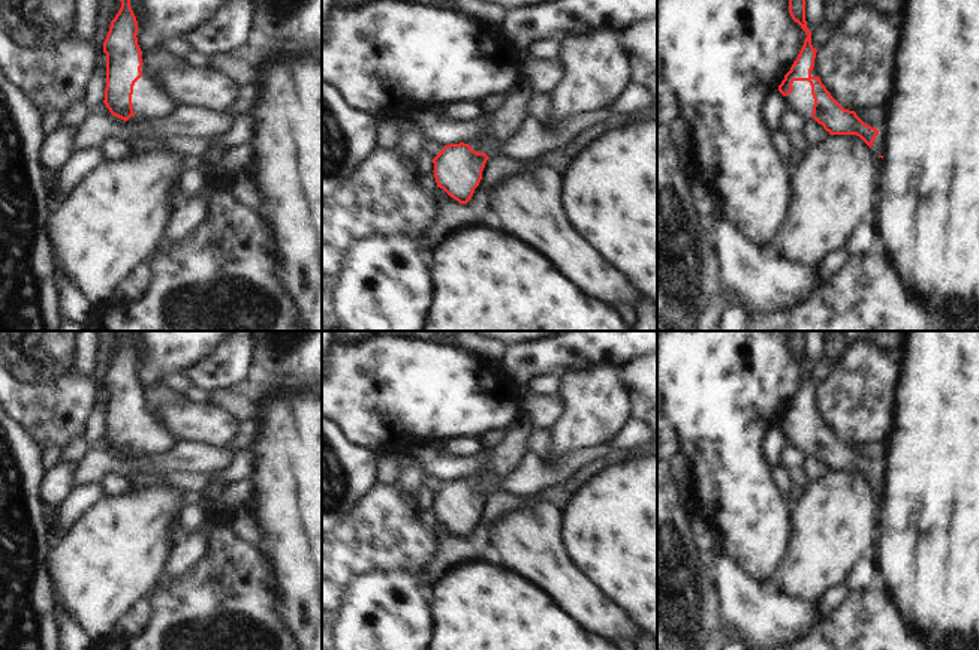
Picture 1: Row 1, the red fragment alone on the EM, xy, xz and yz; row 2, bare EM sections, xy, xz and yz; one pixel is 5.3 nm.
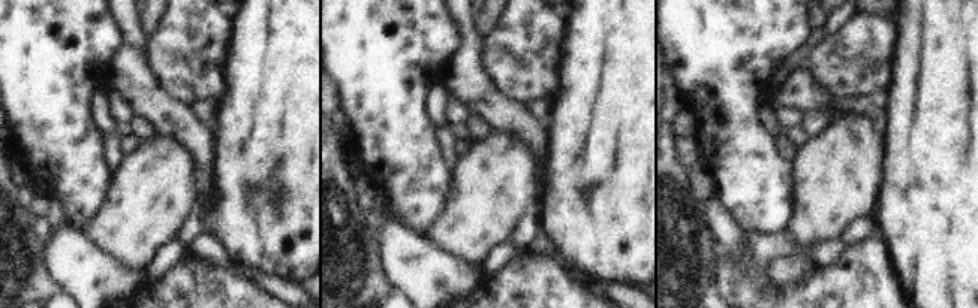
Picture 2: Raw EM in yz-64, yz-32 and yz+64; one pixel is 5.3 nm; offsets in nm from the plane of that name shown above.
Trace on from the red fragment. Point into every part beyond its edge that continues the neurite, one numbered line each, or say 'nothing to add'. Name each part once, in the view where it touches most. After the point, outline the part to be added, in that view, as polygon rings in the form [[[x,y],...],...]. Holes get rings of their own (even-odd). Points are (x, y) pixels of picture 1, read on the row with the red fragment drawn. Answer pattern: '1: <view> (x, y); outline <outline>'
1: yz (801, 99); outline [[[793,81],[792,91],[784,96],[786,108],[796,111],[798,114],[811,117],[814,99],[811,94],[811,85],[808,81]]]

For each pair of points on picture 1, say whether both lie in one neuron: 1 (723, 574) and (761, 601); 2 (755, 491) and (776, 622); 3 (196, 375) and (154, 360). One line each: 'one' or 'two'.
1: one
2: two
3: two

